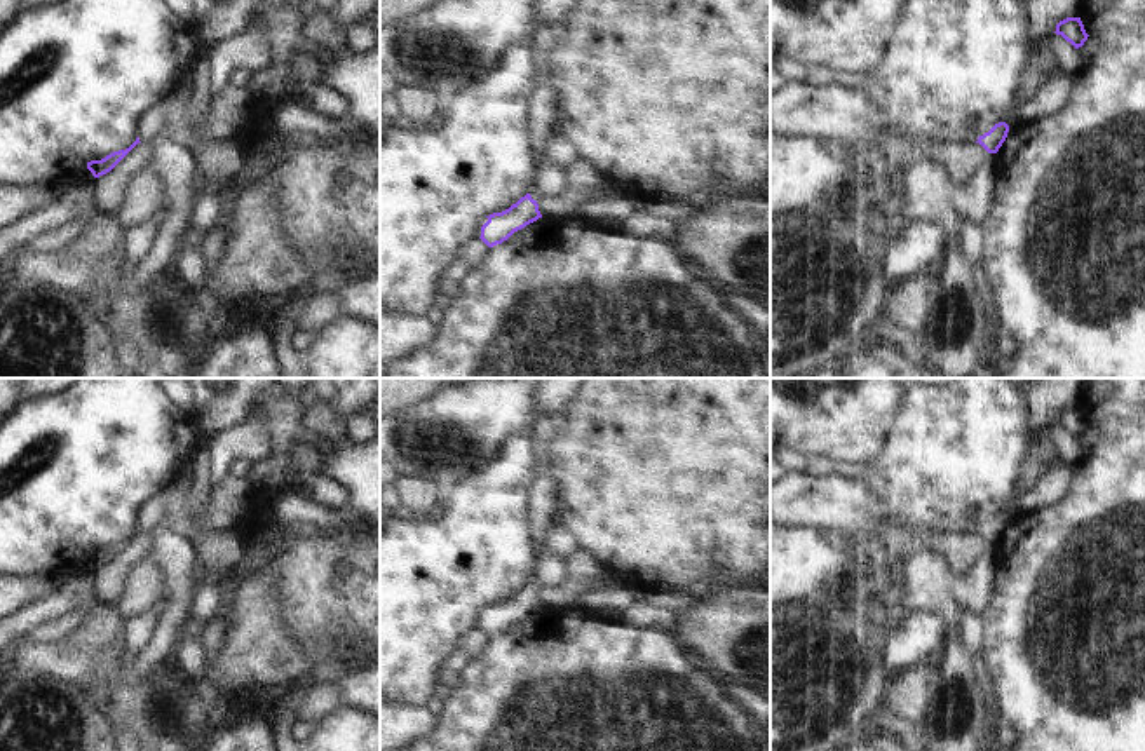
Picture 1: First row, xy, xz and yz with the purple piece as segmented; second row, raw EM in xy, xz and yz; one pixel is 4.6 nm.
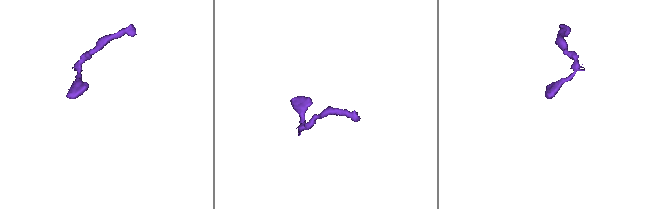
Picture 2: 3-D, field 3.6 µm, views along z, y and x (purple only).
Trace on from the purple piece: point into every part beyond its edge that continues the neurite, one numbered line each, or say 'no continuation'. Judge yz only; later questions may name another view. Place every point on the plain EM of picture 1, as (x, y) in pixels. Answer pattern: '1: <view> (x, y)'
1: yz (978, 516)

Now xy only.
1: xy (150, 514)

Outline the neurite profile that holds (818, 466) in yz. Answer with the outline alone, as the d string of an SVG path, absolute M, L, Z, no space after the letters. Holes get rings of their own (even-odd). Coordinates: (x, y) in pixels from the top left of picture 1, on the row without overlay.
M809 455L809 476L812 477L823 477L828 474L840 474L844 477L850 477L850 479L864 479L870 476L870 470L864 463L837 463L830 458L824 457L816 457L816 455Z

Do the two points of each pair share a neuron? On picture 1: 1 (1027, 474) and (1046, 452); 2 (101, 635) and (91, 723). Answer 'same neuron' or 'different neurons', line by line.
1: same neuron
2: different neurons

